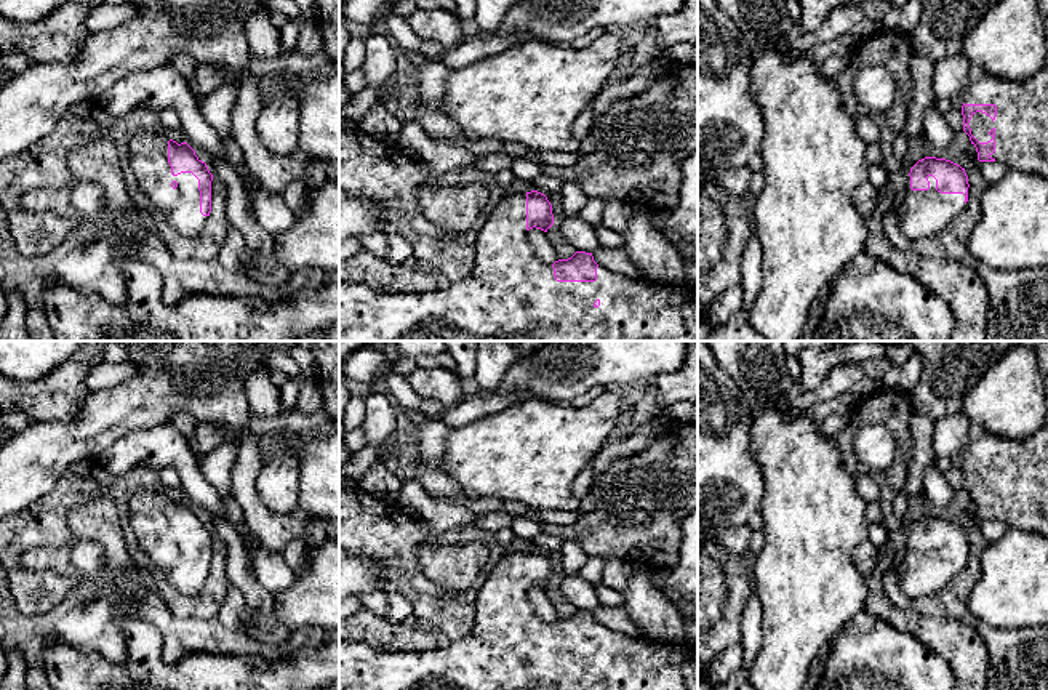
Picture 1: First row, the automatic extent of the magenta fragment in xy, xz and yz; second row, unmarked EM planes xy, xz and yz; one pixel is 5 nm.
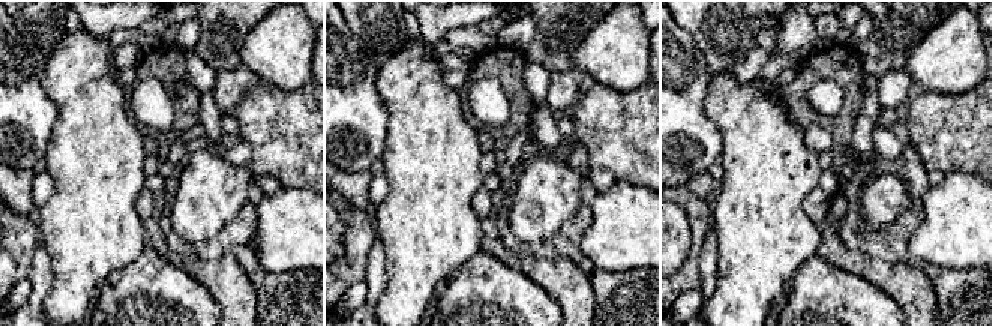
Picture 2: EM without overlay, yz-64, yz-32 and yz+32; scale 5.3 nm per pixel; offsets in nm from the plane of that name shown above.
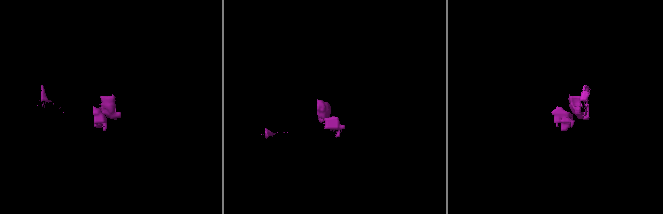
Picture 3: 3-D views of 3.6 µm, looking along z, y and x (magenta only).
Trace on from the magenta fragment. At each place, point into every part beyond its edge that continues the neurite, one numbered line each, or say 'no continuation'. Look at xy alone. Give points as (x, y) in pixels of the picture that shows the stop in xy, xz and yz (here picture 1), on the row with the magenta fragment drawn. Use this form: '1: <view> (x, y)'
1: xy (180, 208)

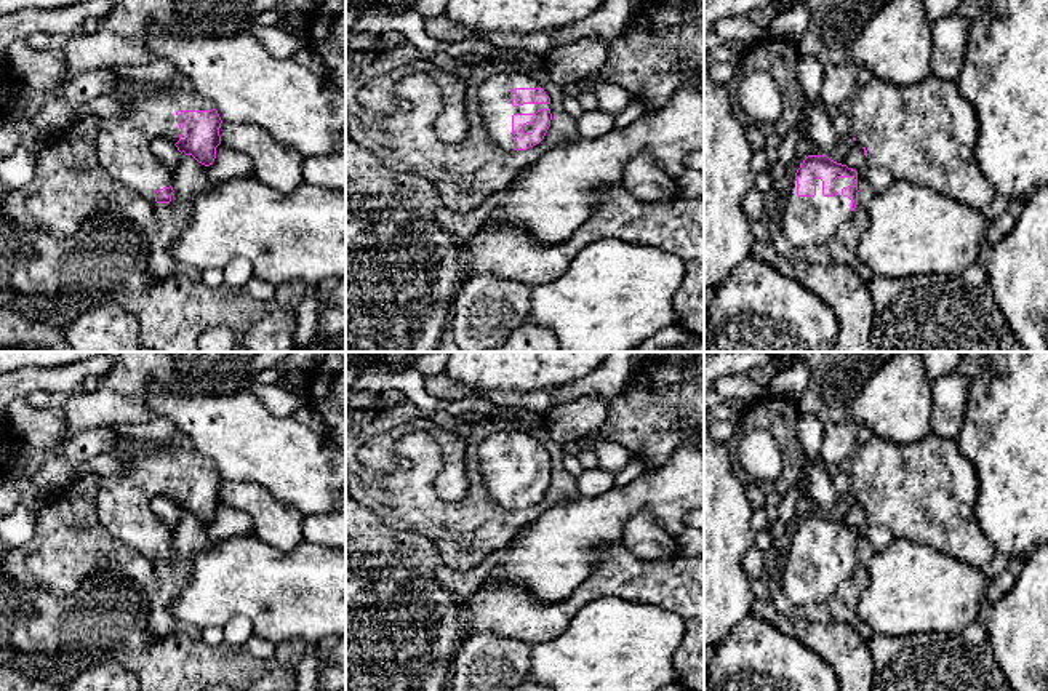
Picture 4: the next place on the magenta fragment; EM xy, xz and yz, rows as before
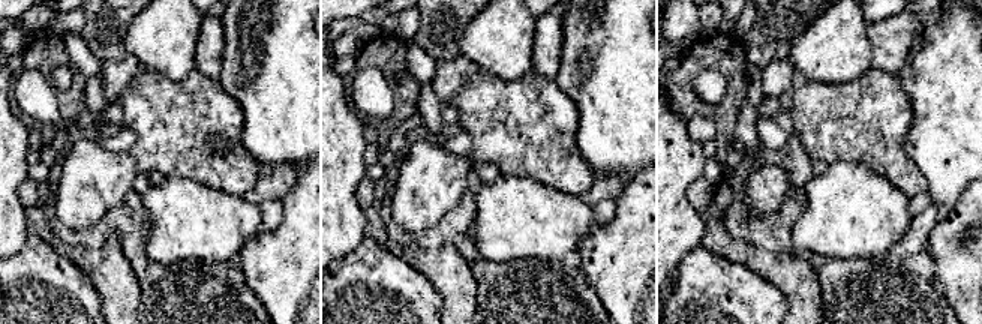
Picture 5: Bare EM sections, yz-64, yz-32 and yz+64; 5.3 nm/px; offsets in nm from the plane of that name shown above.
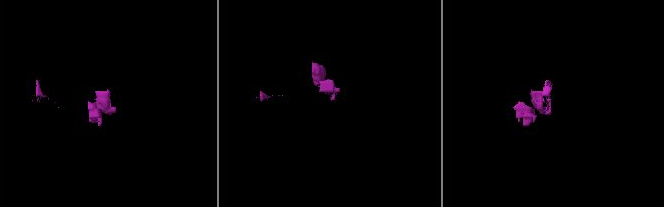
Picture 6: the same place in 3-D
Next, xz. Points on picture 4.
1: xz (496, 107)

